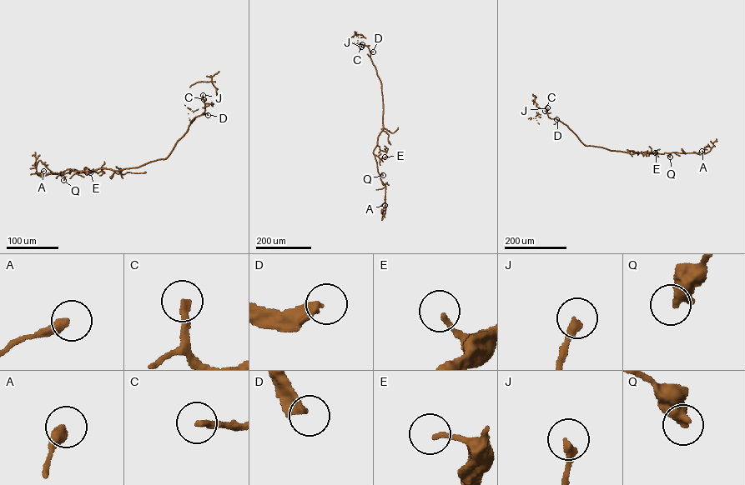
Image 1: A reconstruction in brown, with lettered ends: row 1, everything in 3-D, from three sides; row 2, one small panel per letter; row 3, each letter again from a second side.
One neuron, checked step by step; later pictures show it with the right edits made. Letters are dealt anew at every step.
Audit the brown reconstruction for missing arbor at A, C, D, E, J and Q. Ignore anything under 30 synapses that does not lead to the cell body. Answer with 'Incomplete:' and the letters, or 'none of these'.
Incomplete: C, D, J

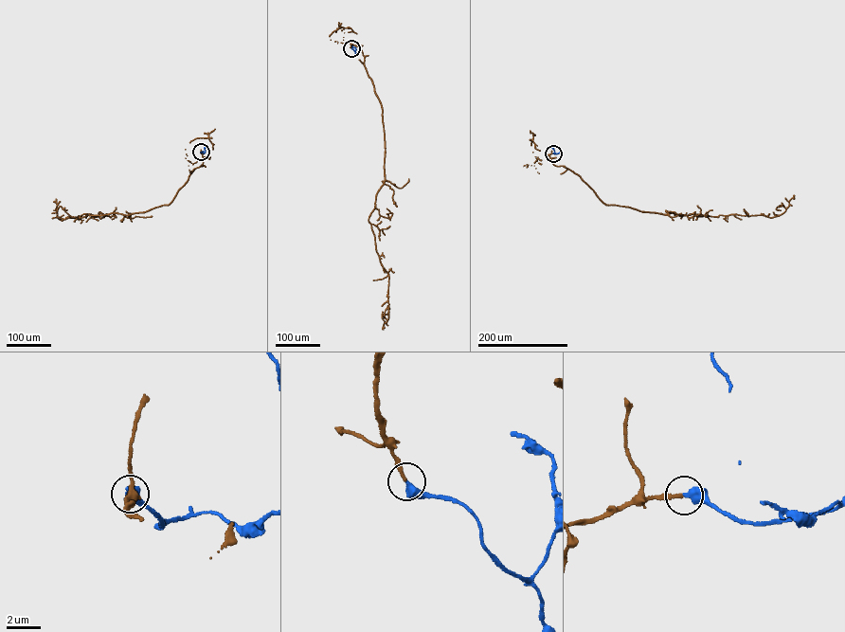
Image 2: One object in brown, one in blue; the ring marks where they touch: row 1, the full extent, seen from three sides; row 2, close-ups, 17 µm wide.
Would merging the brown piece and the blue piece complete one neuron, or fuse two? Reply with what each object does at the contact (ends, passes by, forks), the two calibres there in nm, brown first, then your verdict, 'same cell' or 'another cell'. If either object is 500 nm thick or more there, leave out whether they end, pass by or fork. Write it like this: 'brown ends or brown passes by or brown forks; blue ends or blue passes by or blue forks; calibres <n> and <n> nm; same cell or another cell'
brown ends; blue ends; calibres 190 and 480 nm; same cell

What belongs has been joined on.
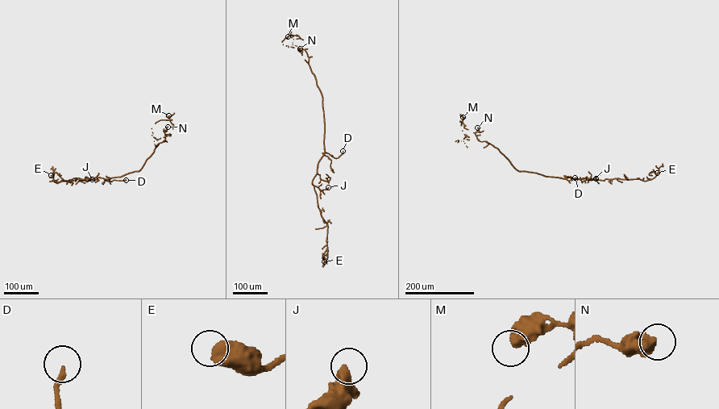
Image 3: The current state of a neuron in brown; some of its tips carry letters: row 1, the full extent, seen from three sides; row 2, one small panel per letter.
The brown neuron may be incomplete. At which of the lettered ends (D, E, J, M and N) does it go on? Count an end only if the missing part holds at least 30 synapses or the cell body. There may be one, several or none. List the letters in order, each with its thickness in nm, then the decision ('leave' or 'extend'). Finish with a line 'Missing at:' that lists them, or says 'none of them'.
D: 190 nm | leave
E: 700 nm | leave
J: 600 nm | leave
M: 500 nm | leave
N: 600 nm | leave
Missing at: none of them

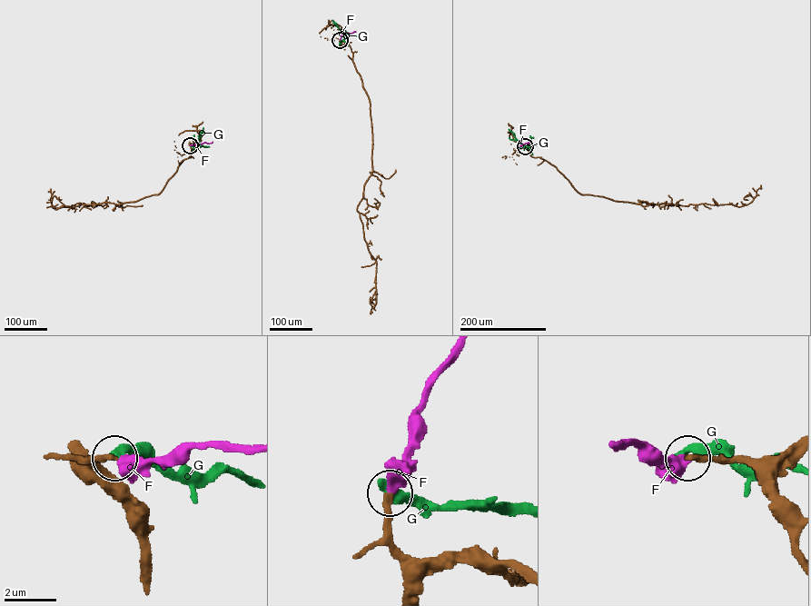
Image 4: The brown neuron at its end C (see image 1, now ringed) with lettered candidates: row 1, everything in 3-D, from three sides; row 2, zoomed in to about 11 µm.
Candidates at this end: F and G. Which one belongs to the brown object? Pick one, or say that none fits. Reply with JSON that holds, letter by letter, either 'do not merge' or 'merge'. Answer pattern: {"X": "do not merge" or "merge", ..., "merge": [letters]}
{"F": "merge", "G": "do not merge", "merge": ["F"]}

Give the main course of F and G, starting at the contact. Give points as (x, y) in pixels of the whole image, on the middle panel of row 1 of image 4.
F: (340, 40), (342, 32), (355, 32)
G: (340, 40), (343, 40), (348, 34), (331, 20)

